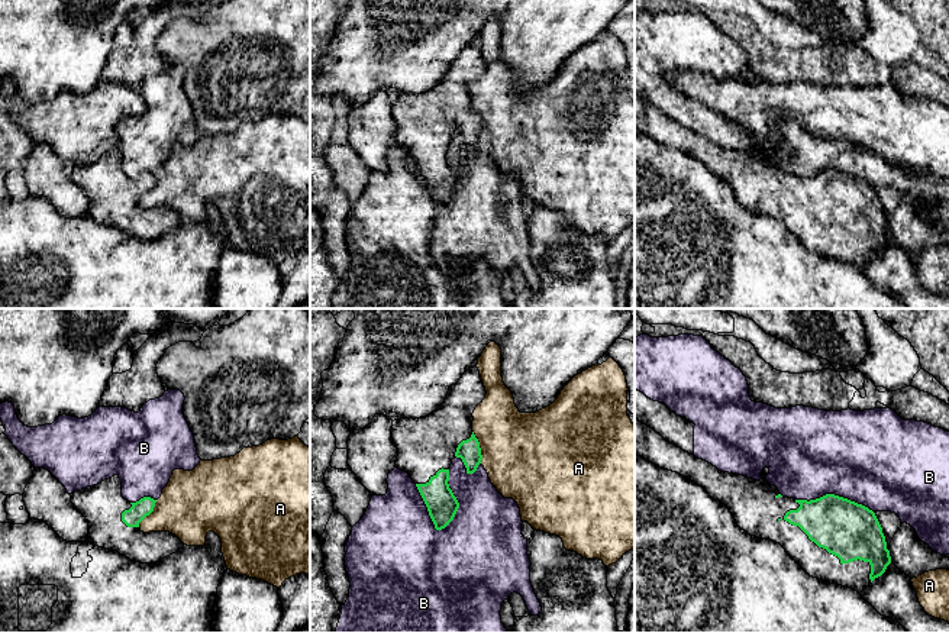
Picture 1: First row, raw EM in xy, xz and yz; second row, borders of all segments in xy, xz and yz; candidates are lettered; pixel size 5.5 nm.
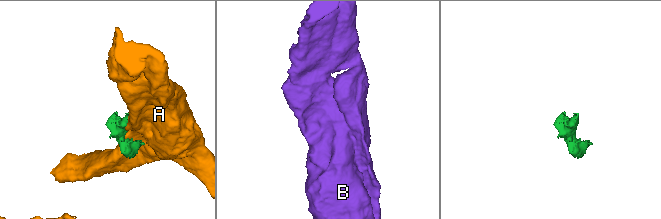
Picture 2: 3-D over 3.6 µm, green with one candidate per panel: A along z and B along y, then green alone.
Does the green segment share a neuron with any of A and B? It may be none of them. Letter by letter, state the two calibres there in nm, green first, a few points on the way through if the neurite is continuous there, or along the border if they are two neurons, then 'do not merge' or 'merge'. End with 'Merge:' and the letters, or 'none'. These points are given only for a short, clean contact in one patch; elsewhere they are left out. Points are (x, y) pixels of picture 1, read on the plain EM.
A: 120/440 nm | do not merge
B: 170/420 nm | do not merge
Merge: none

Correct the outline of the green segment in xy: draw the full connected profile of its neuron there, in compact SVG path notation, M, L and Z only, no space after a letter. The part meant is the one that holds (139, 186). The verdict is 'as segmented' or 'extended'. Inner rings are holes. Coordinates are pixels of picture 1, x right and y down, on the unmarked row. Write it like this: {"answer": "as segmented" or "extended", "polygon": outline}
{"answer": "extended", "polygon": "M35 143L23 168L30 194L46 198L67 217L90 217L141 239L155 239L184 219L170 207L143 209L139 198L154 187L156 175L129 178L122 172L119 151L68 169L45 143Z"}

